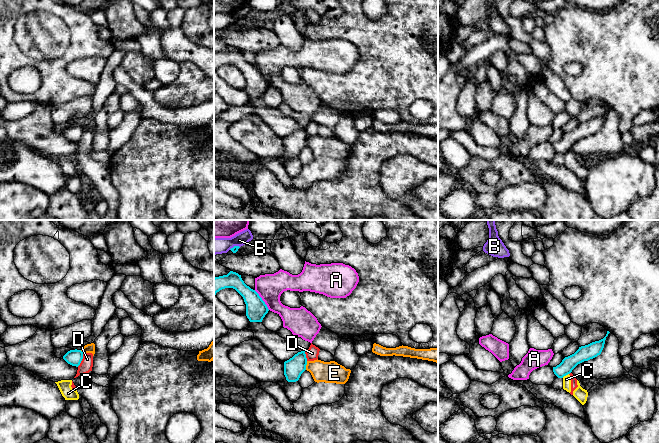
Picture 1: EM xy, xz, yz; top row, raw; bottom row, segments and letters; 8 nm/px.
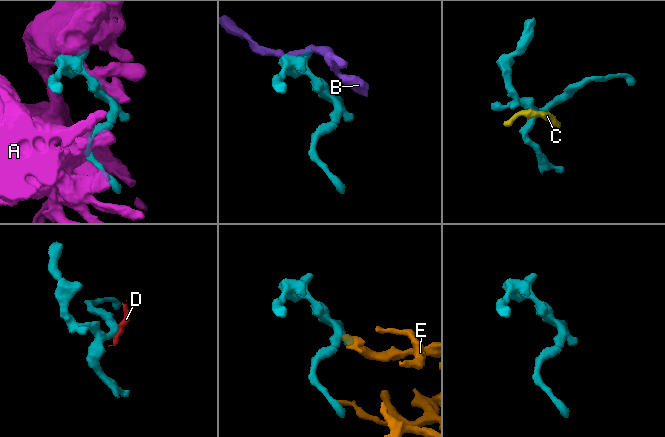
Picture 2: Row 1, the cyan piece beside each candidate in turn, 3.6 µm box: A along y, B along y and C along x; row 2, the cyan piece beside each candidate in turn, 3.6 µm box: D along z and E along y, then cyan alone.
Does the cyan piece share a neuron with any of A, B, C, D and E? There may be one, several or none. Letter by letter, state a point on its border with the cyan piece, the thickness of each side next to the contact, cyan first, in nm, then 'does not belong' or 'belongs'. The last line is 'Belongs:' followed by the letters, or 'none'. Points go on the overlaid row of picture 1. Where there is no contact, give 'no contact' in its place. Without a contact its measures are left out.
A: contact xz (262, 300); calibres 170 and 200 nm; does not belong
B: contact xz (234, 246); calibres 50 and 130 nm; does not belong
C: contact yz (565, 375); calibres 120 and 60 nm; does not belong
D: contact xy (81, 360); calibres 130 and 100 nm; does not belong
E: contact xz (306, 364); calibres 160 and 180 nm; does not belong
Belongs: none

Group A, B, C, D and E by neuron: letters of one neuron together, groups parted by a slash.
A / B / C D / E

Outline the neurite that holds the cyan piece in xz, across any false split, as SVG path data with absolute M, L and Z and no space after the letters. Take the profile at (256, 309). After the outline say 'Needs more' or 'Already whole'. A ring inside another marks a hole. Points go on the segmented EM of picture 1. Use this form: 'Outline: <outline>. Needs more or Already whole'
Outline: M230 271L227 275L215 277L214 294L225 288L233 288L243 297L250 322L262 322L269 309L259 294L244 283L241 275Z. Already whole

